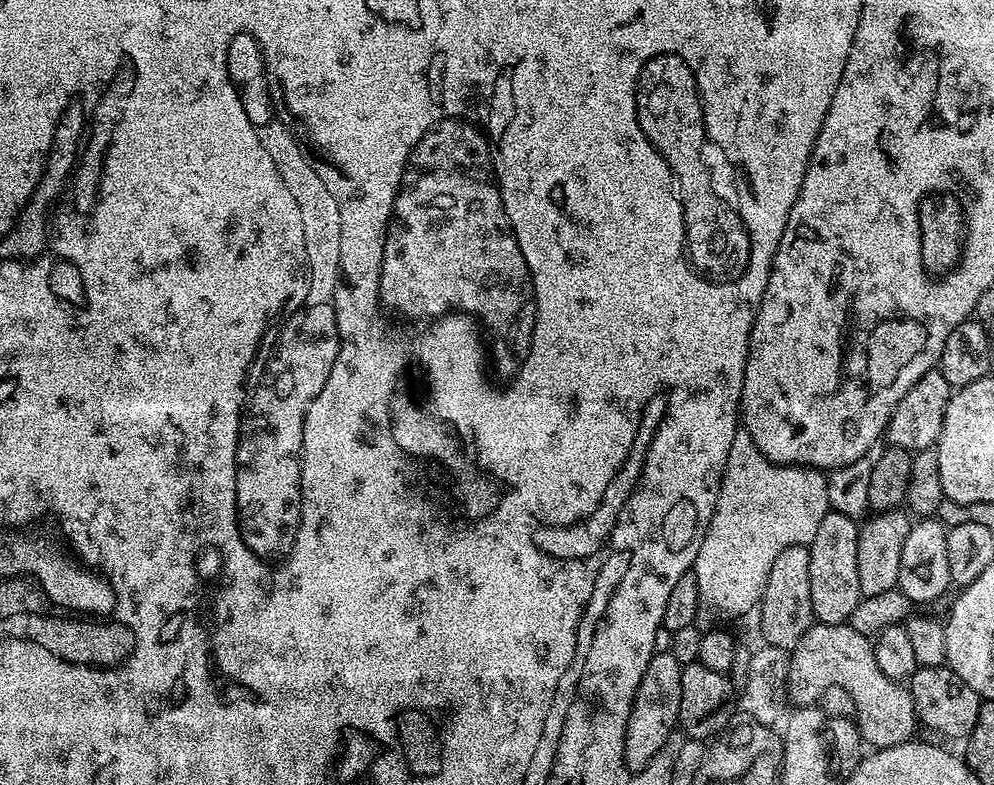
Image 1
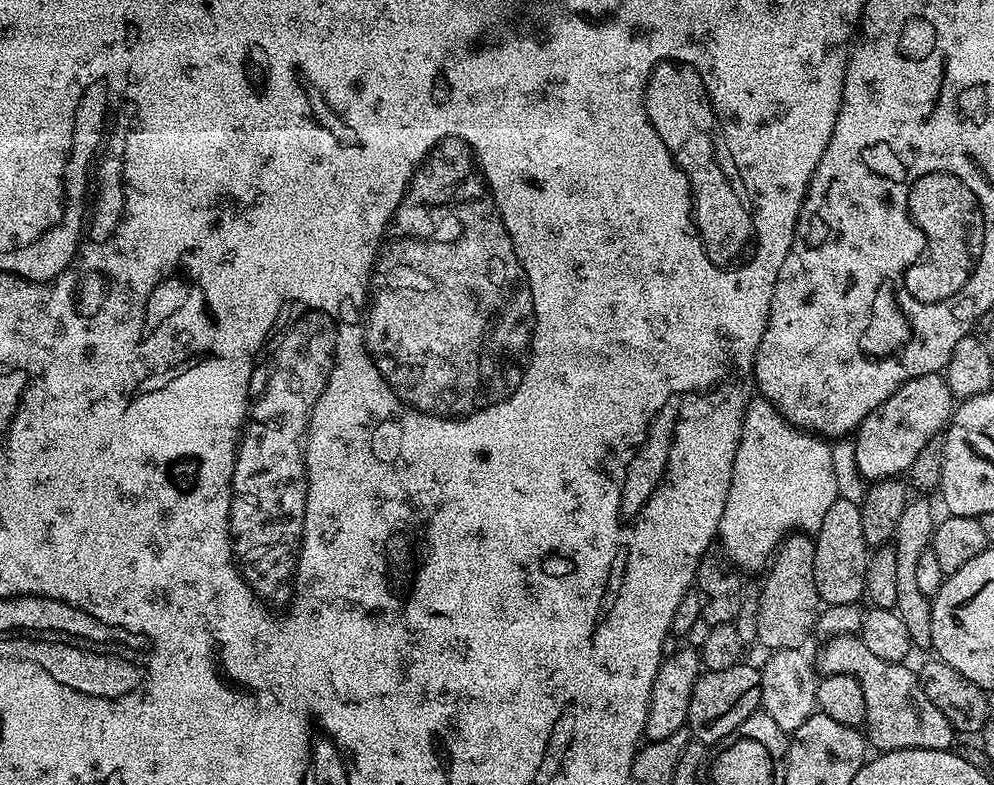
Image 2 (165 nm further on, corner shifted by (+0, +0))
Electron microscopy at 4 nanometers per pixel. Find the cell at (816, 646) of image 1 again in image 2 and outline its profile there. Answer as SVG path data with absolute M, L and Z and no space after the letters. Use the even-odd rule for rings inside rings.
M859 635L836 636L832 640L823 641L819 645L820 653L814 656L814 668L824 676L834 674L850 674L858 683L866 702L866 718L864 724L866 740L881 753L897 752L903 748L929 748L930 750L949 751L952 743L958 739L958 733L951 722L944 717L926 698L920 685L919 675L907 667L907 663L886 662L877 658L870 650L866 650L863 639Z

